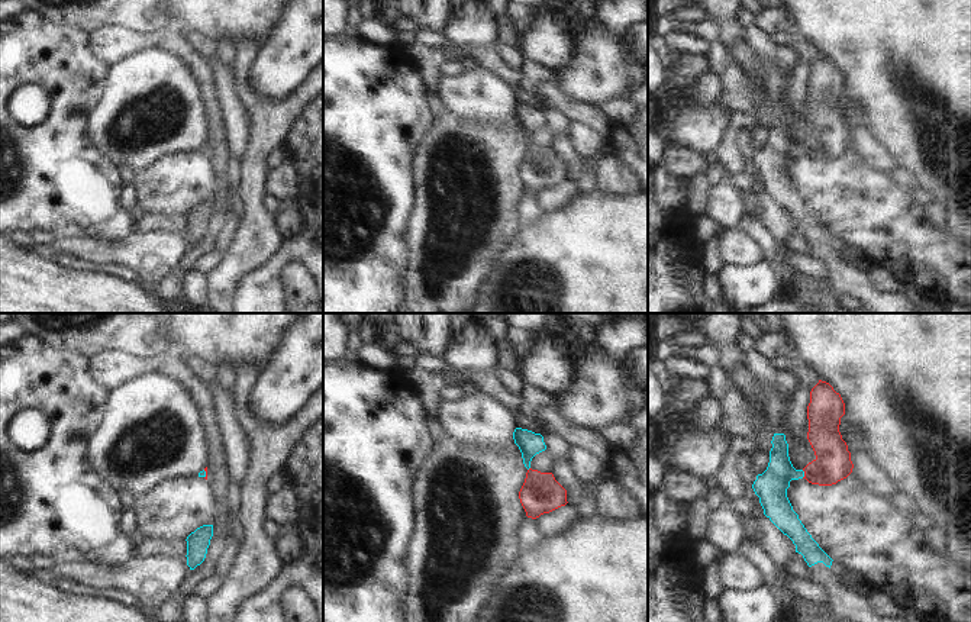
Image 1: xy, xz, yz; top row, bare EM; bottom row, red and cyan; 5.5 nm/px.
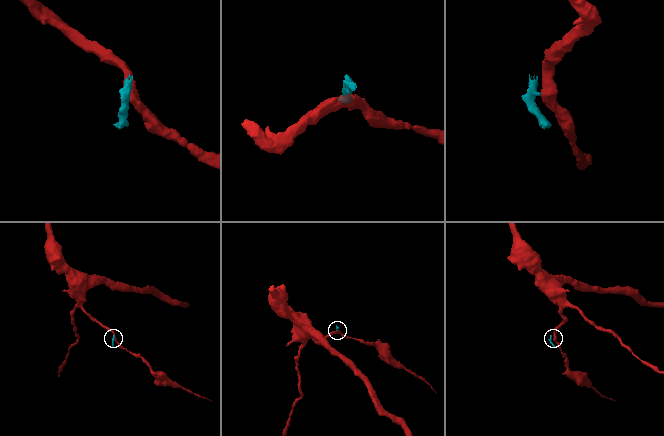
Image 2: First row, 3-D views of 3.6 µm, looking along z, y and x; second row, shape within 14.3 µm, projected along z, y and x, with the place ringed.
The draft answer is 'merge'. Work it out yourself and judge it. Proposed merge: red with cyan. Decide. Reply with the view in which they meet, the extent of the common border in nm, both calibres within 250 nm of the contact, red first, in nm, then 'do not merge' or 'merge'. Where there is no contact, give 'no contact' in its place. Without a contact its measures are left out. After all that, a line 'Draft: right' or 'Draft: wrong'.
meets red in yz; contact 50 nm long; 200 nm thick on the red side, 180 nm on the other; do not merge
Draft: wrong

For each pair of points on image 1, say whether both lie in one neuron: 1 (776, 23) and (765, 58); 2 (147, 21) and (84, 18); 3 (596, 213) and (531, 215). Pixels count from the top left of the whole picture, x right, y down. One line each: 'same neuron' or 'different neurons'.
1: different neurons
2: same neuron
3: different neurons

